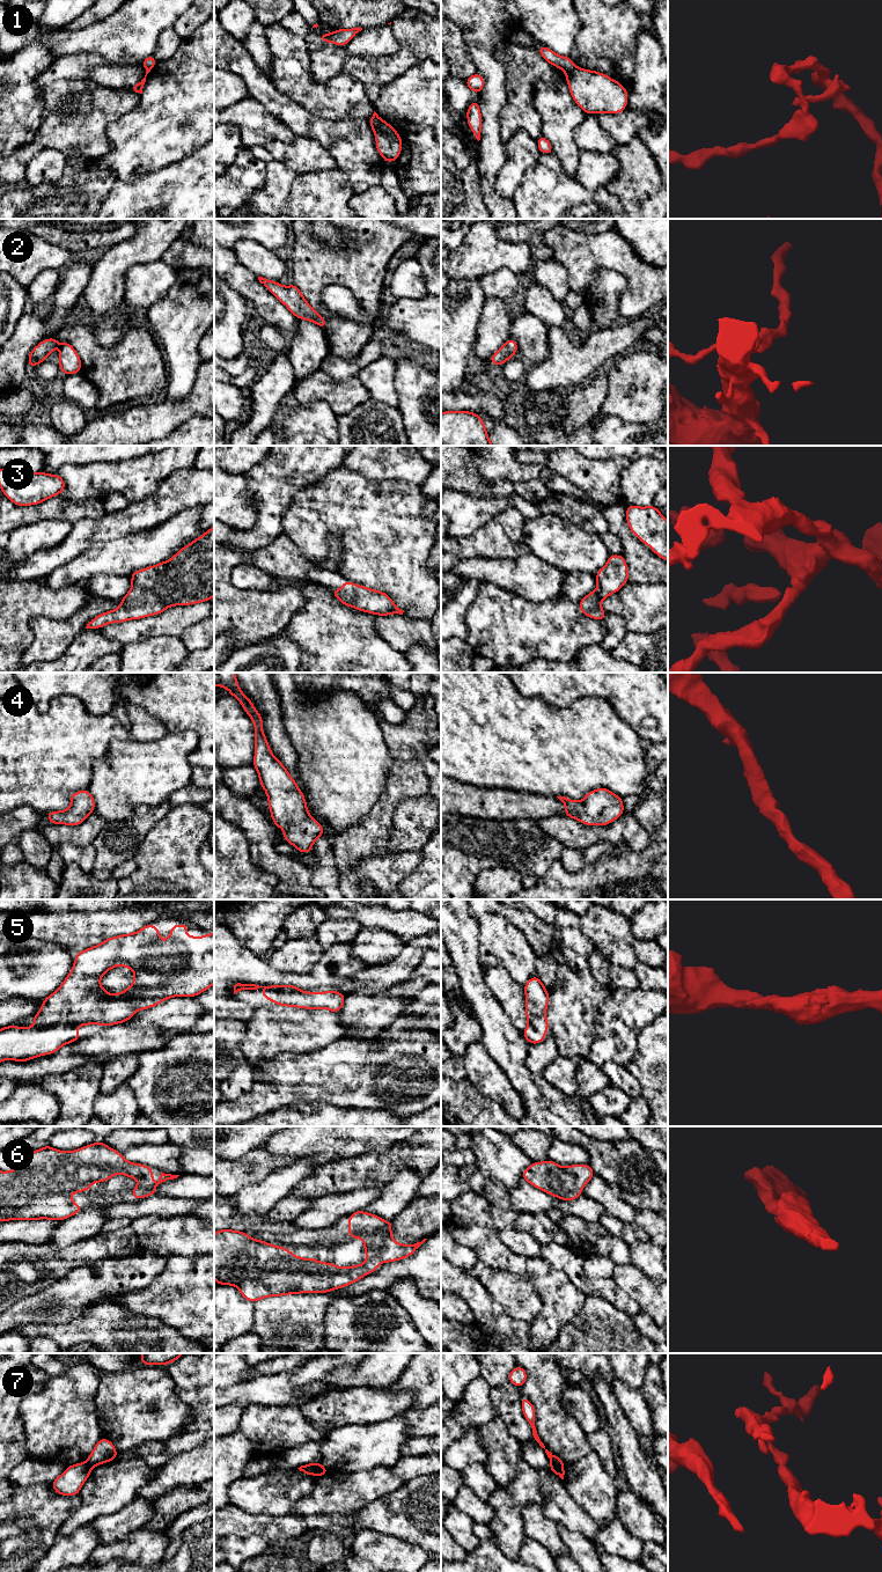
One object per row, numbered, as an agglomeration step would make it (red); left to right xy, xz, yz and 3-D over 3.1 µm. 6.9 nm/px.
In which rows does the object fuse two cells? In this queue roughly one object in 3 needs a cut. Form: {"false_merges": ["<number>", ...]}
{"false_merges": ["7"]}

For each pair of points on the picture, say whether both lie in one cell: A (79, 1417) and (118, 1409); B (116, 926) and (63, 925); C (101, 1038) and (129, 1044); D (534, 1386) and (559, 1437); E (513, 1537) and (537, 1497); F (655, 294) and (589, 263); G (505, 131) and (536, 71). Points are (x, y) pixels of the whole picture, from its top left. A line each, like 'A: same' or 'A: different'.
A: different
B: same
C: same
D: same
E: same
F: same
G: same

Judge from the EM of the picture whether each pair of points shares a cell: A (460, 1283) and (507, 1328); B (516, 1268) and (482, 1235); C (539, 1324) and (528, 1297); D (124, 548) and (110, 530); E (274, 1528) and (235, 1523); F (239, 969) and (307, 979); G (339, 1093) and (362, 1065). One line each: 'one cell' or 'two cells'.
A: one cell
B: one cell
C: two cells
D: two cells
E: one cell
F: one cell
G: one cell

